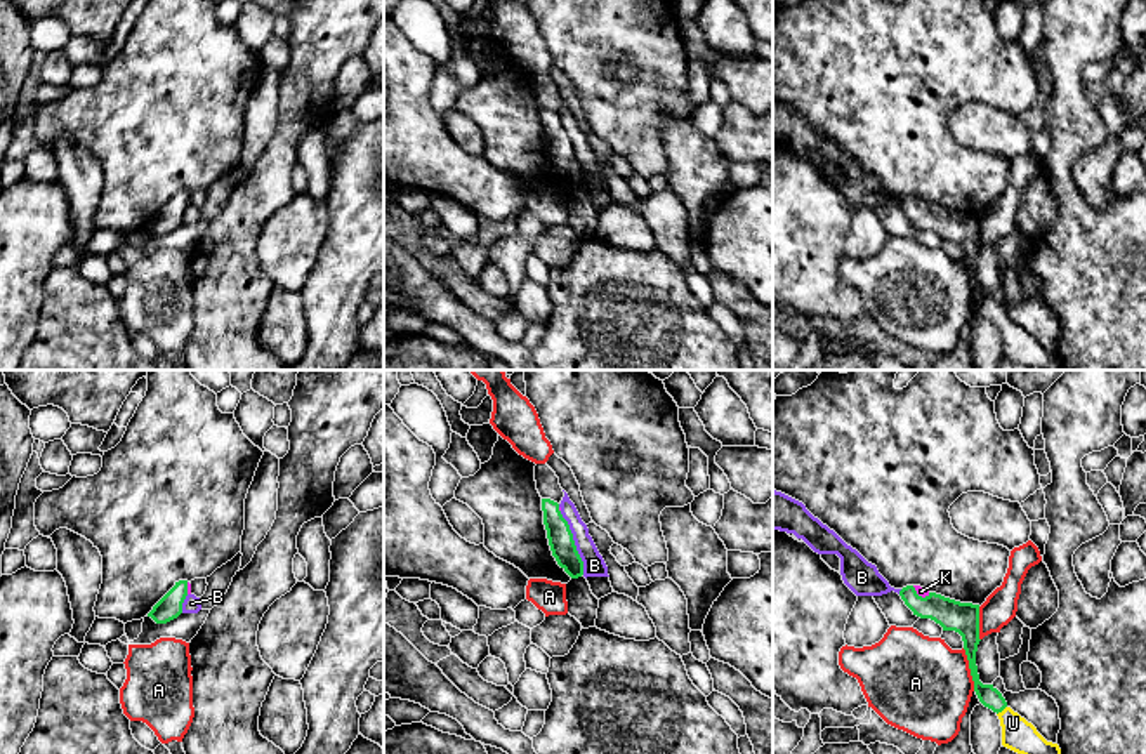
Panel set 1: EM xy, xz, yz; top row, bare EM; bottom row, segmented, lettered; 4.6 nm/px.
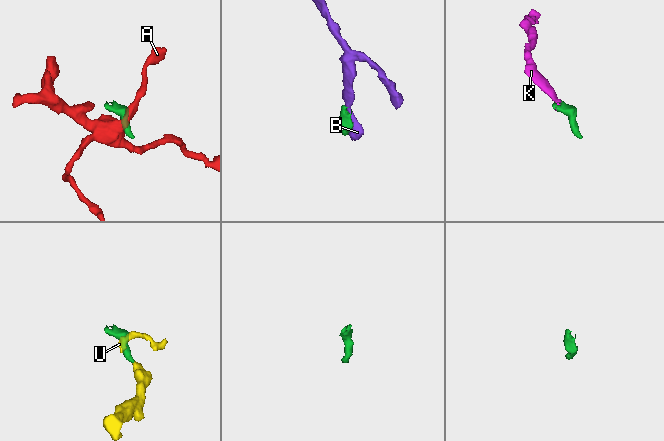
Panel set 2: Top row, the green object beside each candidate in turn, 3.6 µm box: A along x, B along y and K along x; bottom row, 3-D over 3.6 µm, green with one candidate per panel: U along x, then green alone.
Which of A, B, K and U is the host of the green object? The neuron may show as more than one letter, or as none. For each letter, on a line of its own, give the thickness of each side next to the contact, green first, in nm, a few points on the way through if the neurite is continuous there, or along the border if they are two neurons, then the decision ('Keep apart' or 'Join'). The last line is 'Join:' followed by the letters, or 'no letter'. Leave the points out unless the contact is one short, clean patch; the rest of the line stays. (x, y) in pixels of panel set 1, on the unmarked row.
A: Thickness 140 nm (green) against 440 nm. Boundary: yz (962, 259), (974, 301). Keep apart
B: Thickness 120 nm (green) against 100 nm. Boundary: xz (559, 122), (572, 145), (584, 185). Keep apart
K: Thickness 140 nm (green) against 50 nm. Path across: yz (952, 226), (929, 216), (921, 207), (921, 202). Join
U: Thickness 100 nm (green) against 150 nm. Path across: yz (990, 308), (1001, 322), (1018, 346). Join
Join: K, U

